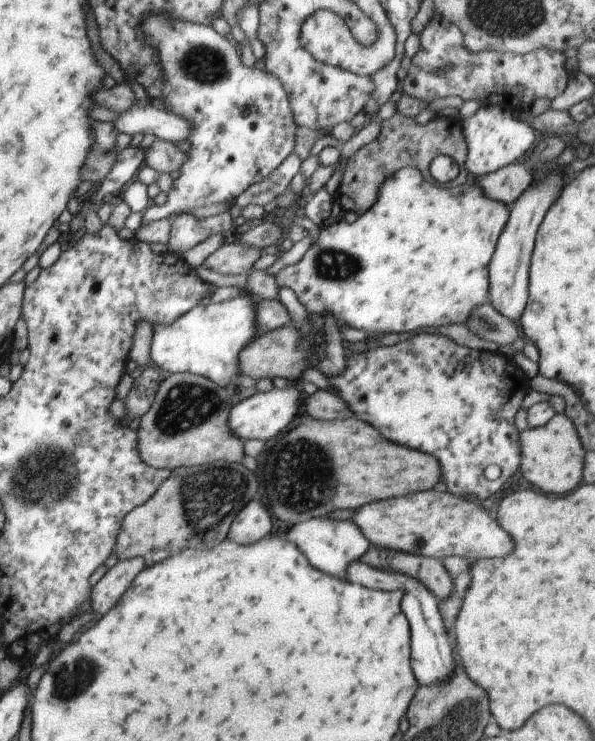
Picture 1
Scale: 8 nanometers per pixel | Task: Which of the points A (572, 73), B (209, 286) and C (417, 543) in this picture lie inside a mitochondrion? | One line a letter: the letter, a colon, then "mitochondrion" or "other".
A: other
B: other
C: mitochondrion

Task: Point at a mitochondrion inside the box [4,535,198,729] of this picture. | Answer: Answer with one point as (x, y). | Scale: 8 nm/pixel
(74, 679)

